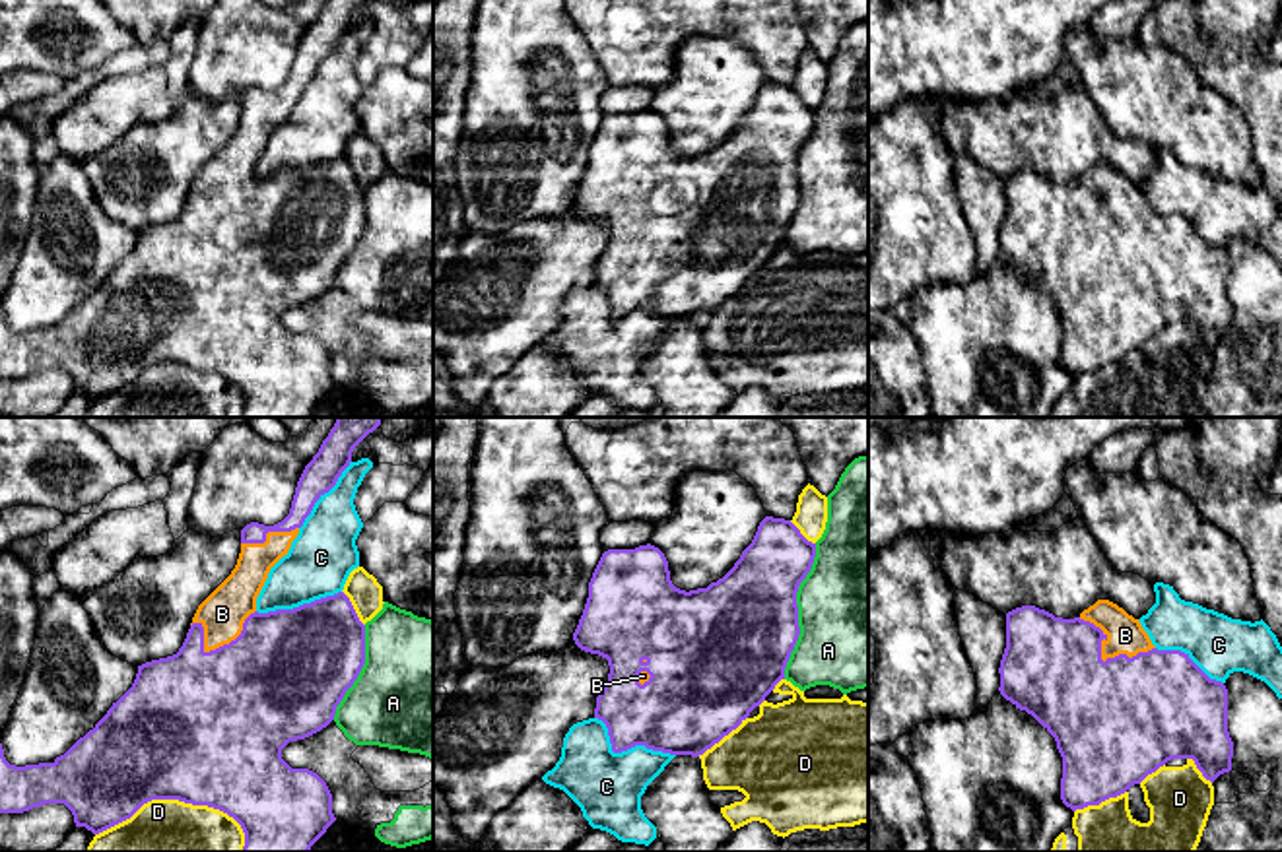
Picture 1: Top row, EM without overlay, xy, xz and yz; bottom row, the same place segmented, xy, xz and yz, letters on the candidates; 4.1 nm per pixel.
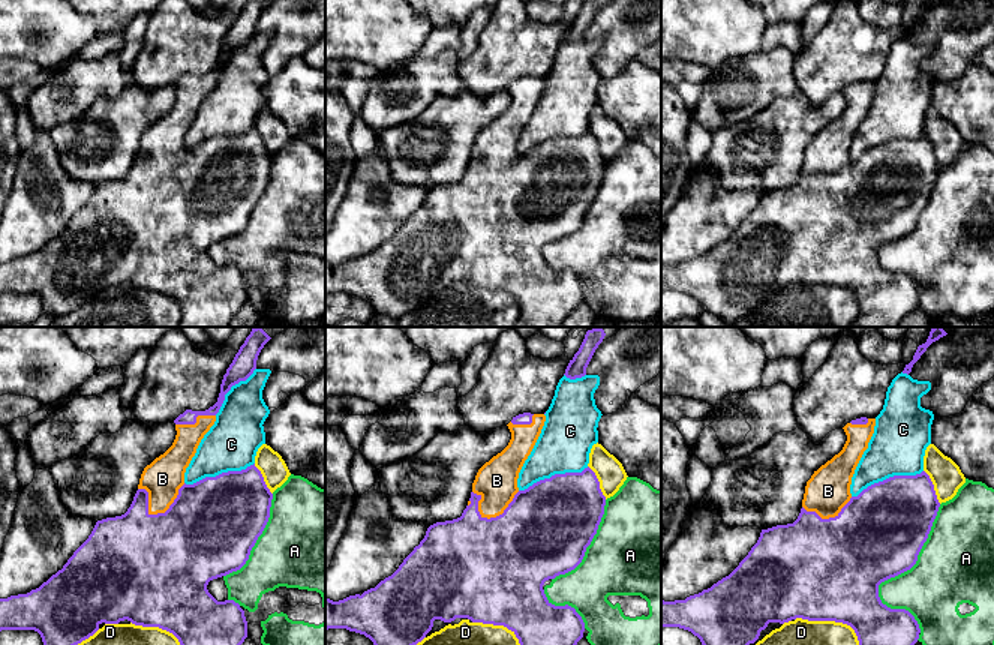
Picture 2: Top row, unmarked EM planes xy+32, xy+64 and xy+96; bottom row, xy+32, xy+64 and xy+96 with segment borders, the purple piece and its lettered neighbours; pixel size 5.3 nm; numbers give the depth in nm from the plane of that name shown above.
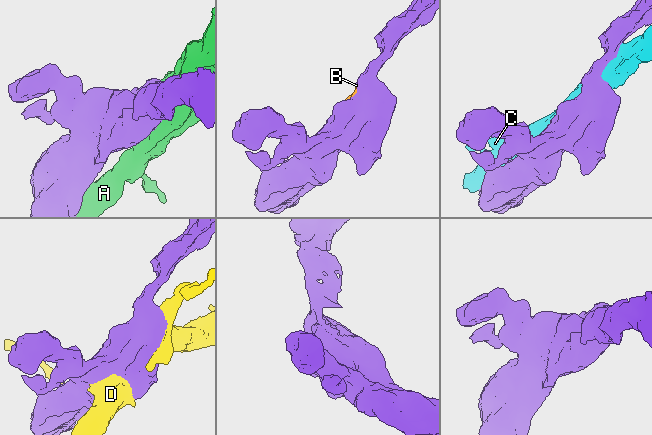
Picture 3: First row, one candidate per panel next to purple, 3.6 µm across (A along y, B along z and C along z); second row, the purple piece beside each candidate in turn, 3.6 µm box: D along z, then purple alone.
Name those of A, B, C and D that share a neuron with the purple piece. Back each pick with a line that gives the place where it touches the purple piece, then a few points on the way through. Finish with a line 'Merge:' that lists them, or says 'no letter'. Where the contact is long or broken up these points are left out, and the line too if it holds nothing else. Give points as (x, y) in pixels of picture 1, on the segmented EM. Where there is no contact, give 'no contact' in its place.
B: meets purple in yz at (1102, 660)
Merge: B

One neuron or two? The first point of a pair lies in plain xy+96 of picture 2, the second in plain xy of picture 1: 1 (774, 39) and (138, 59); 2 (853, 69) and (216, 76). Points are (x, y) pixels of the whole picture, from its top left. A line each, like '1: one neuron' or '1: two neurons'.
1: one neuron
2: one neuron

